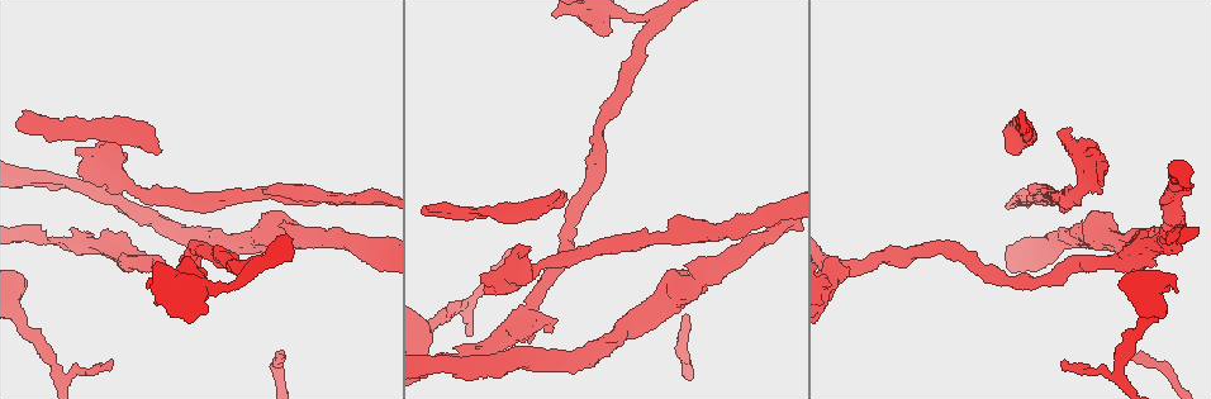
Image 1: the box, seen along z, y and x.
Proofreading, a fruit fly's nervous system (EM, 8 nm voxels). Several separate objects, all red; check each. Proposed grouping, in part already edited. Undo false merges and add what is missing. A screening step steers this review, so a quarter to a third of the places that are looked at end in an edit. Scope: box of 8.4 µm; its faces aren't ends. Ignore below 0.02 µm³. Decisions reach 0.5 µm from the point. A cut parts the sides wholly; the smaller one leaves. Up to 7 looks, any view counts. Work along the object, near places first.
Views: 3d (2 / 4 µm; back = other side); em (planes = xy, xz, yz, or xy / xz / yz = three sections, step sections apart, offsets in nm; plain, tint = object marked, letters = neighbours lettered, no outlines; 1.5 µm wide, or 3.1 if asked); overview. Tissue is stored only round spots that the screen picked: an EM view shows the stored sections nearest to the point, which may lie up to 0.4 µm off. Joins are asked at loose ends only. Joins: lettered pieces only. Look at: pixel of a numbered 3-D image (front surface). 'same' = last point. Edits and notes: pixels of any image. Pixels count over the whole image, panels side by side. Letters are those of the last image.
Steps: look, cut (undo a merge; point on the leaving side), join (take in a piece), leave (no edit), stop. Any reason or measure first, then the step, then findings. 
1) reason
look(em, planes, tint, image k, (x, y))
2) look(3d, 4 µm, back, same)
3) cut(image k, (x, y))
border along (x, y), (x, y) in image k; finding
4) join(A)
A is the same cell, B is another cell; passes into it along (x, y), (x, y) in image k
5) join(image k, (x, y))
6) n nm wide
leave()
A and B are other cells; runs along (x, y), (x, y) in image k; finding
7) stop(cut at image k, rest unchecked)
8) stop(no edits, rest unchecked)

sudden change in width
look(em, planes, plain, image 1, (1156, 245))

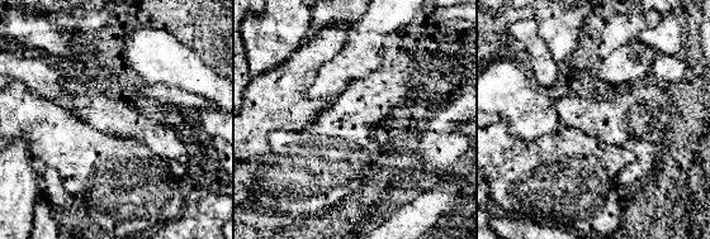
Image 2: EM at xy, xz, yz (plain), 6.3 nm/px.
where the object lies
look(em, planes, tint, same)

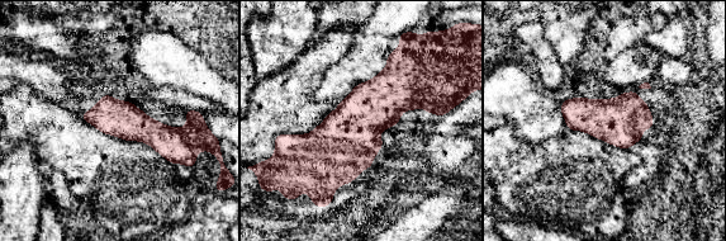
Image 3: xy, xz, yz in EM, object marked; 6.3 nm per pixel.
look(em, planes, letters, same)

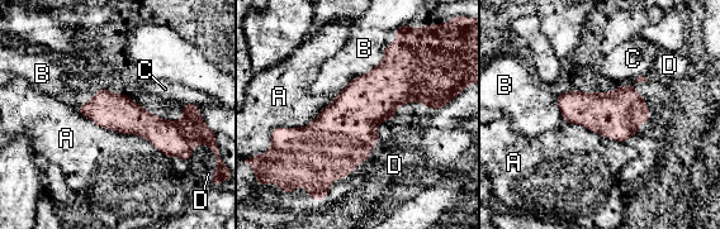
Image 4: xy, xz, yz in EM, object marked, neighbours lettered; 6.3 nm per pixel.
220 nm wide
leave()
A, B, C and D are other cells; border along (75, 109), (170, 157) in image 4; all the same neuron

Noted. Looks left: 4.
branch stops here
look(3d, 4 µm, image 1, (483, 276))

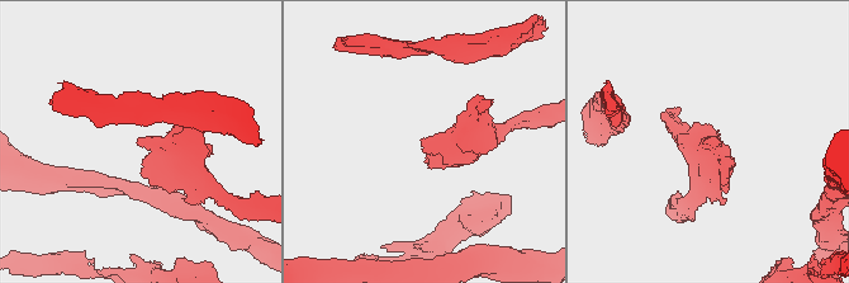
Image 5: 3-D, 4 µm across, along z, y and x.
need the tissue
look(em, planes, letters, image 5, (138, 138))

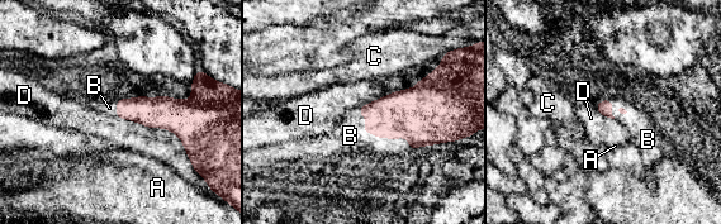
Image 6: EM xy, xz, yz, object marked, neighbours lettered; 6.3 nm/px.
join(B)
B is the same cell, A, C and D are other cells; passes into it along (409, 113), (379, 137), (350, 136) in image 6; the neuron continues

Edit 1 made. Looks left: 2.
thin end
look(3d, 2 µm, image 1, (1066, 361))

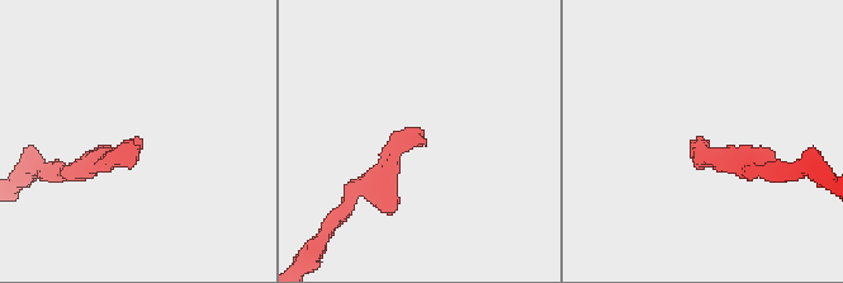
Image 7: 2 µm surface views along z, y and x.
shape alone is not enough
look(em, planes, letters, image 7, (140, 145))

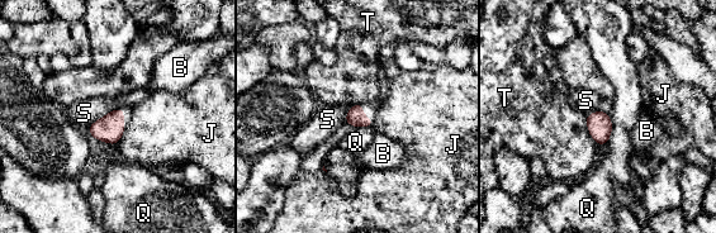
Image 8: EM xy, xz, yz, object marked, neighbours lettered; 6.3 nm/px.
leave()
B, J, Q, S and T are other cells; border along (124, 129), (115, 143) in image 8; no lettered piece goes on from it

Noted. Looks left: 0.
stop(join at image 6, rest unchecked)

